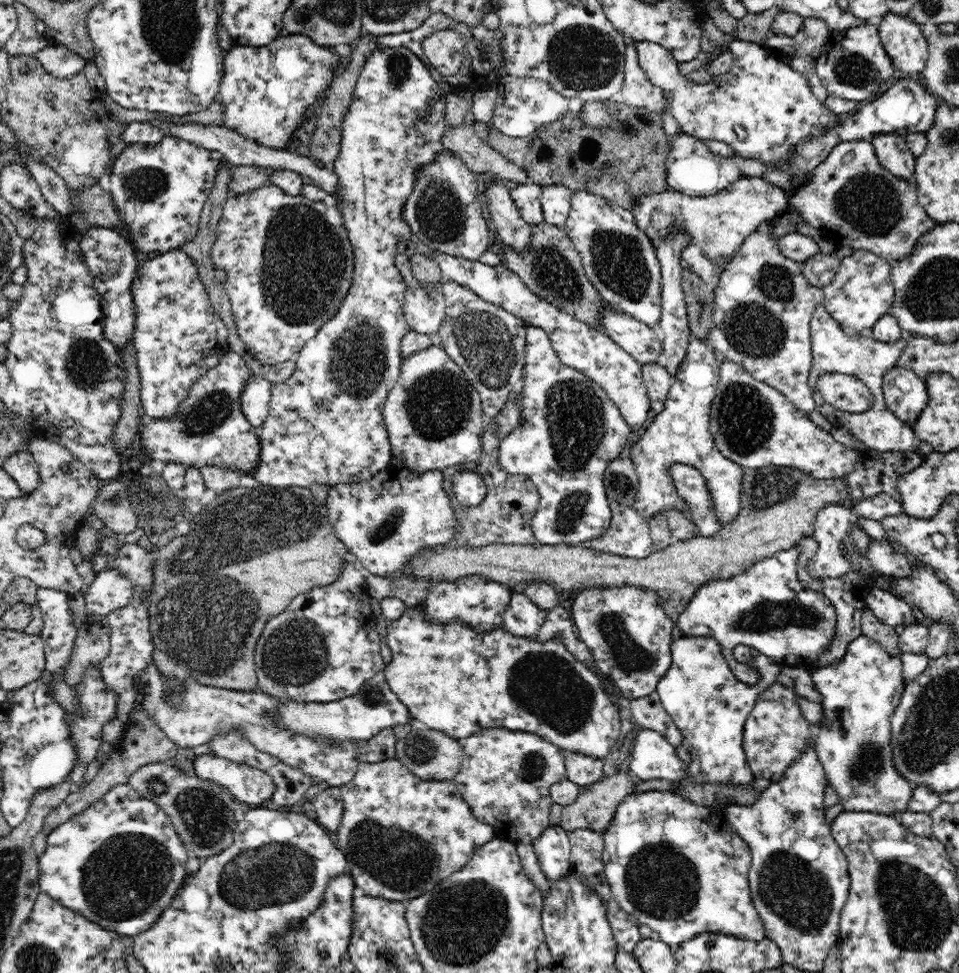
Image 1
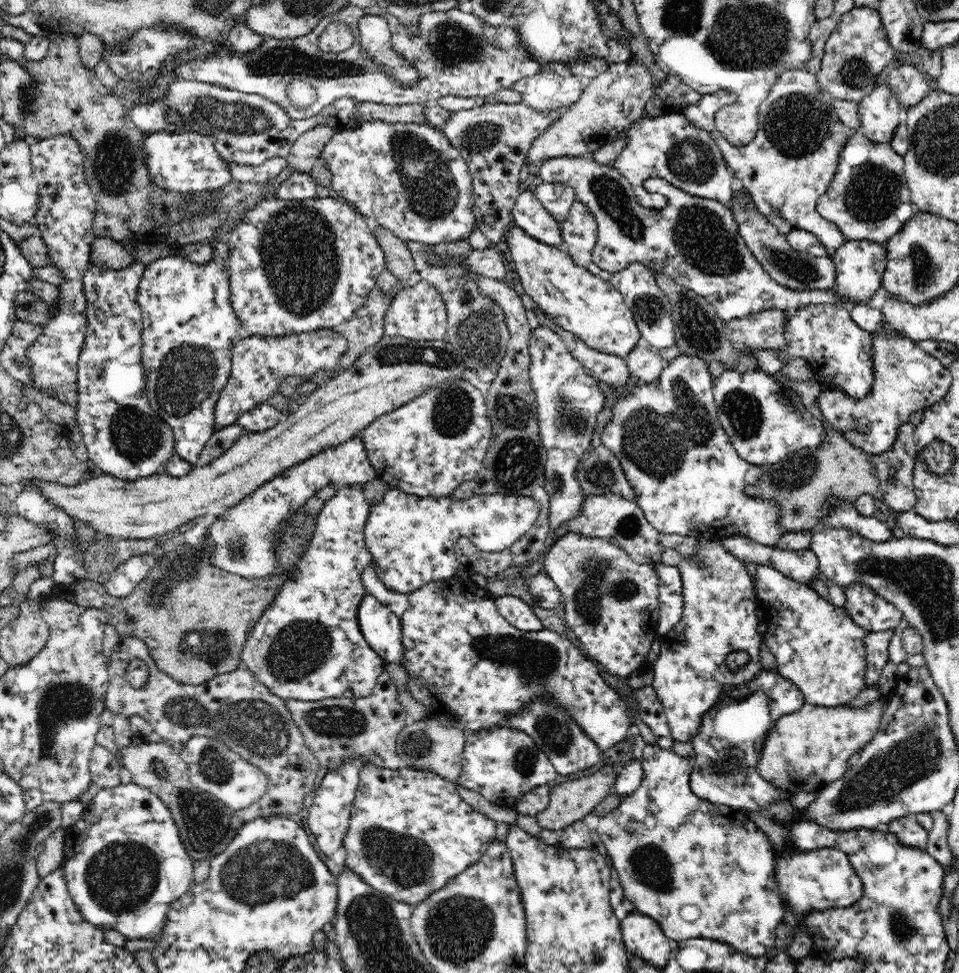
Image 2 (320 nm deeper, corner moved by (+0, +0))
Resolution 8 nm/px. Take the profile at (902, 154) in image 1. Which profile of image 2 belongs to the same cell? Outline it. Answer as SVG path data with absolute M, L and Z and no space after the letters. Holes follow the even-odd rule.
M887 81L877 83L879 85L857 103L860 113L859 130L872 142L889 143L898 126L901 106Z

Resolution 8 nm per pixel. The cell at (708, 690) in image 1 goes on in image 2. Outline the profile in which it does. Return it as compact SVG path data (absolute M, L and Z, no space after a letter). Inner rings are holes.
M699 539L698 558L682 558L678 566L683 586L684 608L679 623L662 637L665 647L660 649L659 658L653 662L652 686L663 706L667 723L674 741L683 743L696 738L696 731L703 725L705 714L719 705L721 696L744 681L751 681L762 670L760 665L760 645L762 633L758 630L759 615L756 606L754 584L746 565L726 550L721 541ZM734 650L745 650L750 659L744 667L732 671L725 666L726 656Z

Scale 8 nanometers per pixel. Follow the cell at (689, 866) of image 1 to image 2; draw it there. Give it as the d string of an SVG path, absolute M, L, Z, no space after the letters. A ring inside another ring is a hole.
M646 744L644 756L642 756L644 778L640 788L633 794L624 796L618 807L602 815L596 831L607 848L611 868L618 871L625 898L632 902L635 906L634 910L656 920L666 937L674 944L692 938L707 938L732 945L737 951L745 953L748 956L766 956L774 946L776 926L783 922L785 907L783 902L780 901L778 883L776 883L777 880L774 878L775 849L766 834L750 820L745 811L737 811L728 806L704 802L704 800L692 793L689 785L689 776L692 774L692 770L694 770L694 766L696 766L695 758L679 757L672 748L664 749L658 745Z

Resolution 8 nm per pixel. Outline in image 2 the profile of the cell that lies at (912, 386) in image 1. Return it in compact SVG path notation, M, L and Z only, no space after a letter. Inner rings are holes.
M826 303L808 305L797 309L788 318L784 332L787 343L781 351L774 351L774 349L760 351L758 349L747 354L756 358L759 369L773 376L776 372L791 364L793 358L803 358L812 368L814 381L820 385L822 390L836 387L836 389L842 389L848 397L856 399L862 399L870 394L870 390L874 386L871 332L863 330L852 321L848 306Z

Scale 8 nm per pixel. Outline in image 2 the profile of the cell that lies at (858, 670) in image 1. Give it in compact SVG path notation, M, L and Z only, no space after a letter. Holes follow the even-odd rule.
M885 630L880 632L868 632L864 636L866 674L864 681L866 686L878 686L878 678L883 666L888 662L888 643L895 630Z

